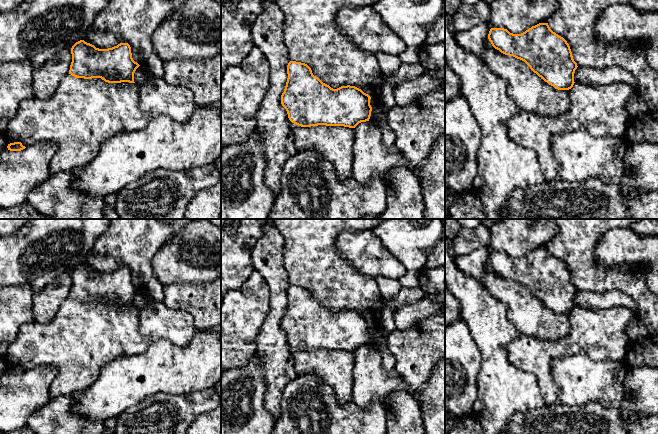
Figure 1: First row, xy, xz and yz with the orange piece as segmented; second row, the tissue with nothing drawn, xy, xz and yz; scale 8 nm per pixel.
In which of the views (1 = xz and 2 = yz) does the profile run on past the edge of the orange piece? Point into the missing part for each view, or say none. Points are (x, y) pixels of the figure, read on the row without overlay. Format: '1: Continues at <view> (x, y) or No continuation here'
1: No continuation here
2: No continuation here

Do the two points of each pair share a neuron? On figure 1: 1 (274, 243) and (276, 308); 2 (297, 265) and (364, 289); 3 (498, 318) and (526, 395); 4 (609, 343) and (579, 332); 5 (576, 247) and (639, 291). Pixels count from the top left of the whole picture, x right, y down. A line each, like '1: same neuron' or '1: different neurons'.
1: same neuron
2: same neuron
3: same neuron
4: same neuron
5: same neuron

